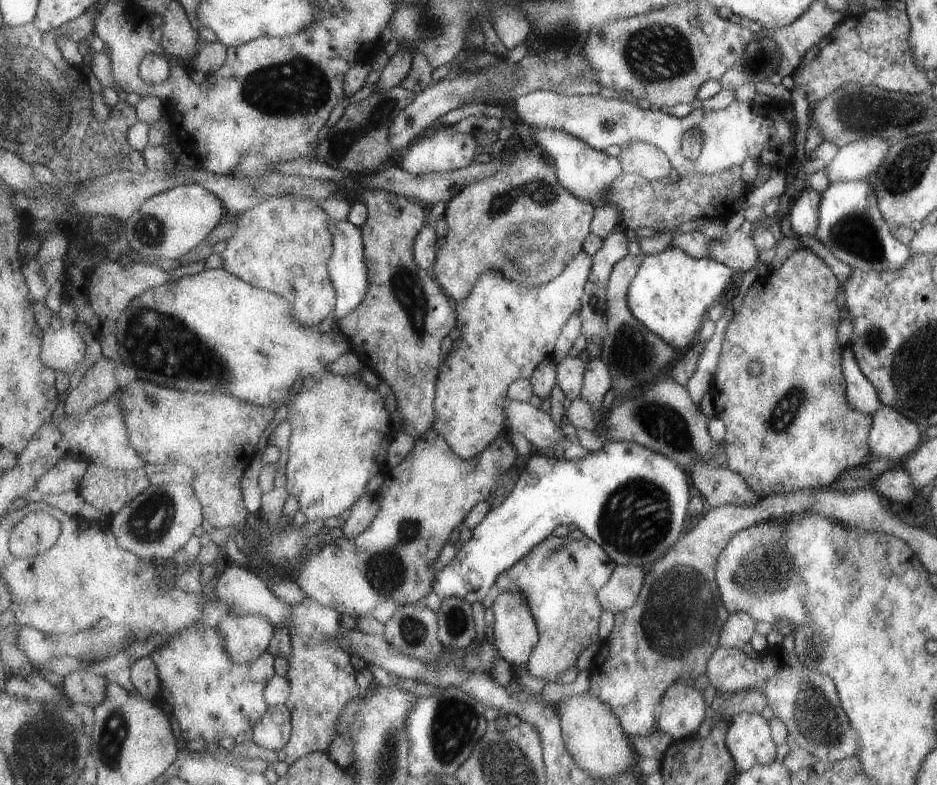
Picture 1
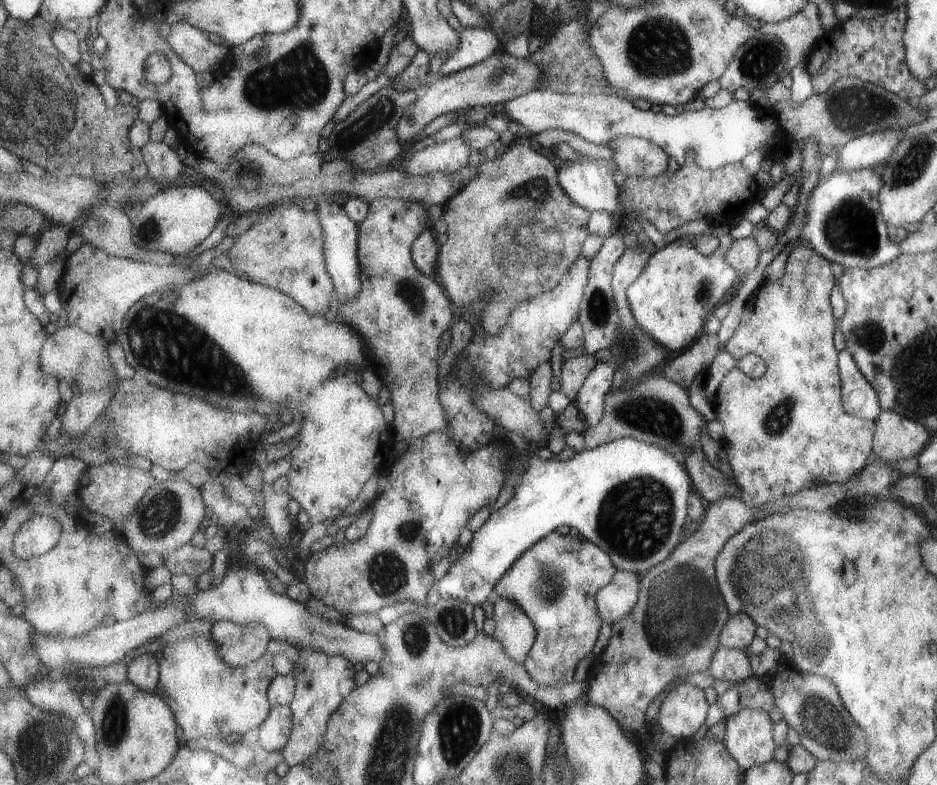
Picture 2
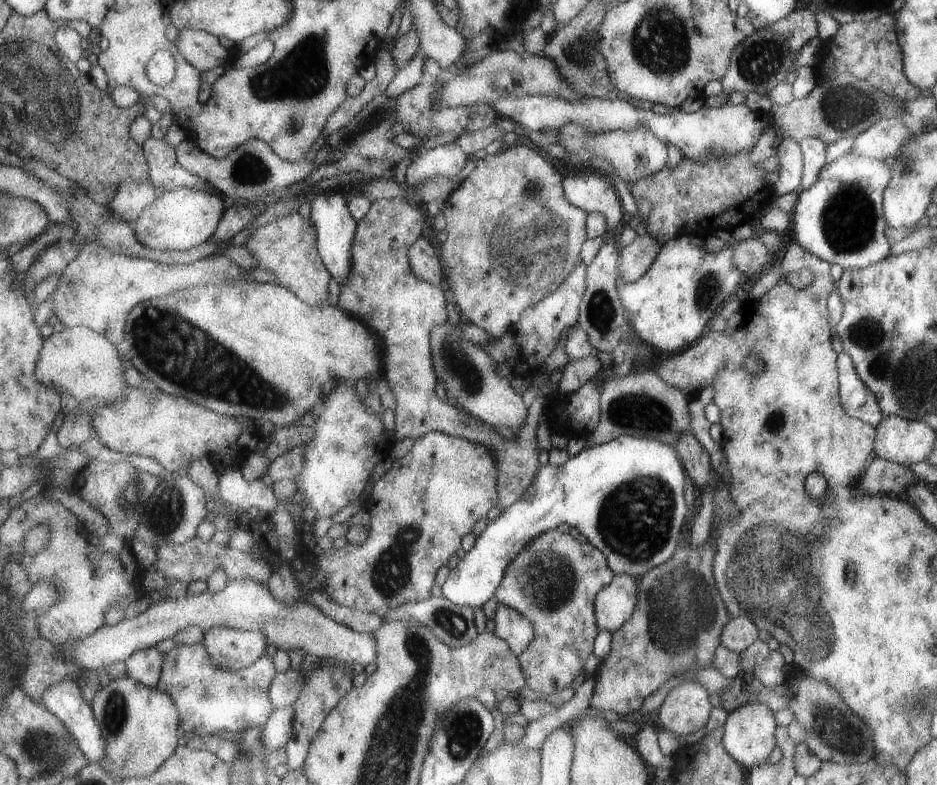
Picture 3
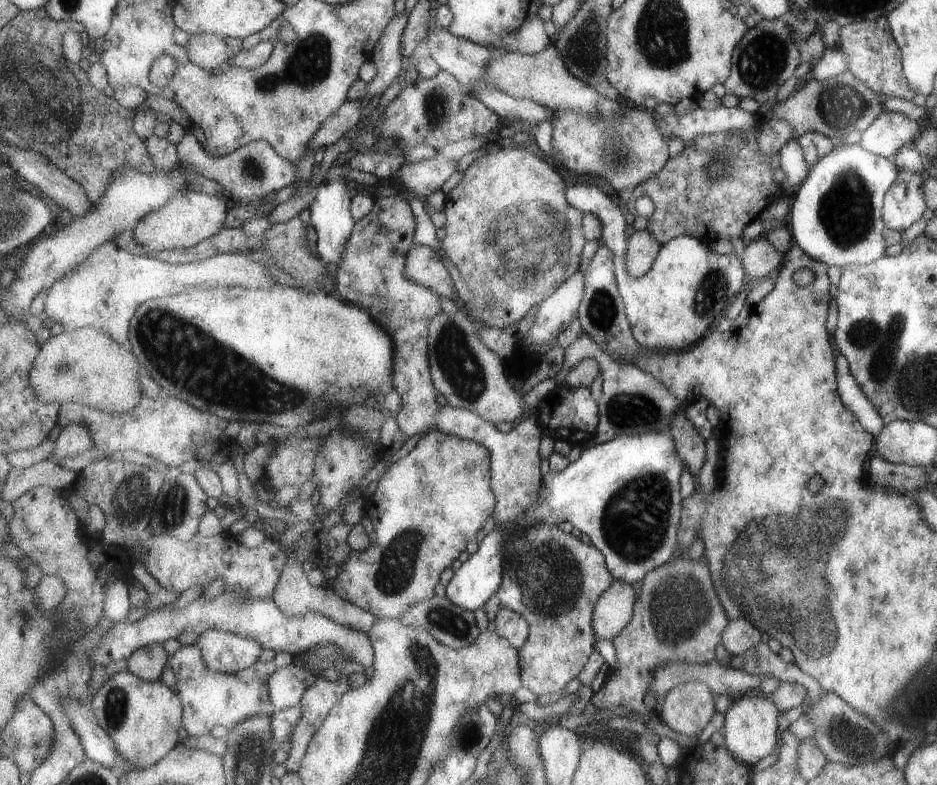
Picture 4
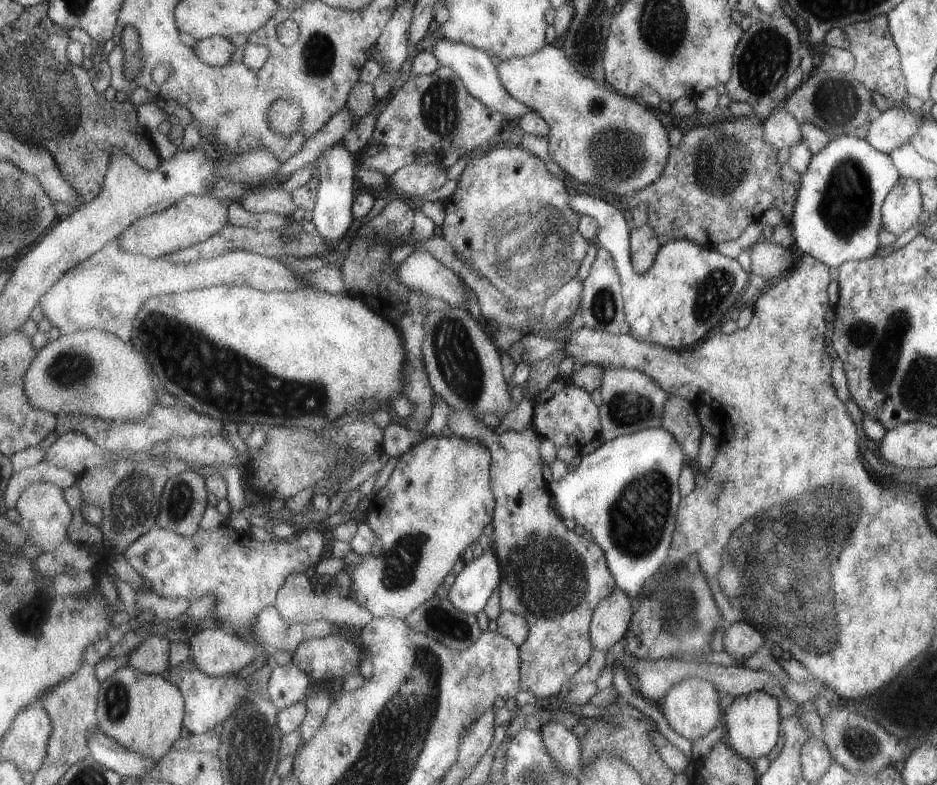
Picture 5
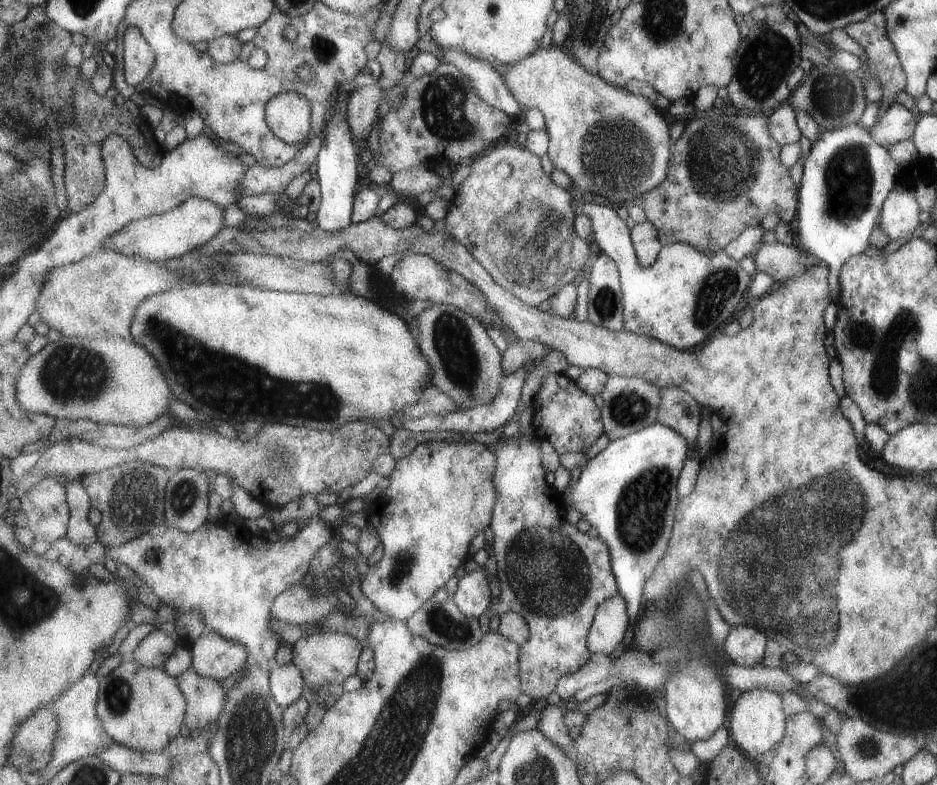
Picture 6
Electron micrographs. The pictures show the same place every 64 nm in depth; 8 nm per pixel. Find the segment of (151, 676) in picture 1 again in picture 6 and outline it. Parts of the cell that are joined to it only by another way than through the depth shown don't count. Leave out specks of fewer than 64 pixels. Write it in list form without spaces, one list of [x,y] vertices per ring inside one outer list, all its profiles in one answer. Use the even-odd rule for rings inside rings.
[[[163,630],[151,632],[141,640],[139,648],[133,654],[133,660],[145,668],[163,668],[167,658],[177,650],[177,640]]]

